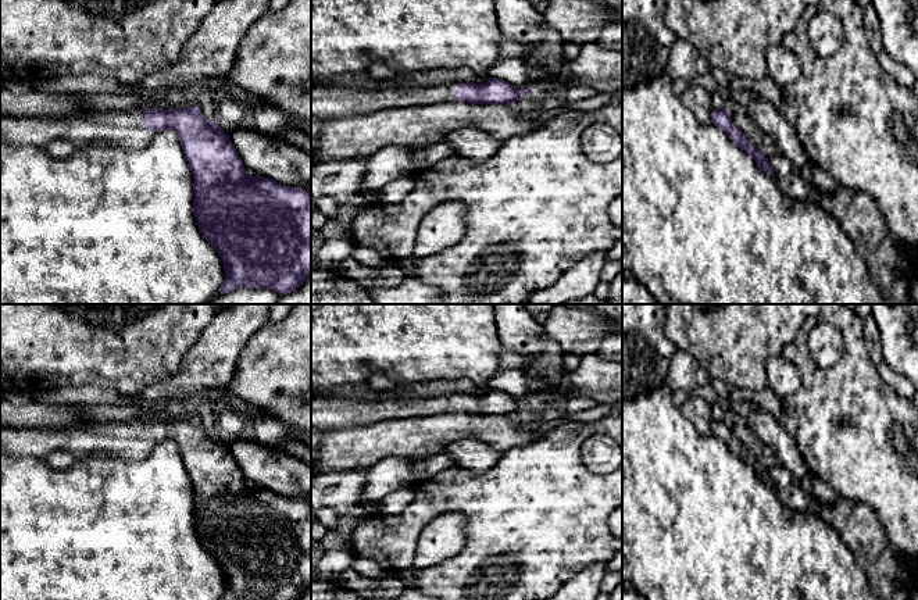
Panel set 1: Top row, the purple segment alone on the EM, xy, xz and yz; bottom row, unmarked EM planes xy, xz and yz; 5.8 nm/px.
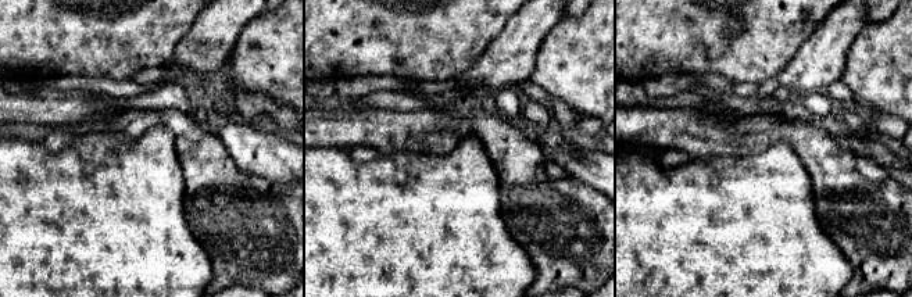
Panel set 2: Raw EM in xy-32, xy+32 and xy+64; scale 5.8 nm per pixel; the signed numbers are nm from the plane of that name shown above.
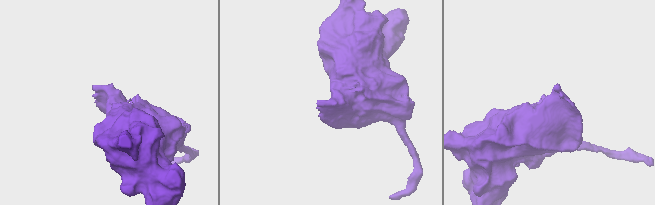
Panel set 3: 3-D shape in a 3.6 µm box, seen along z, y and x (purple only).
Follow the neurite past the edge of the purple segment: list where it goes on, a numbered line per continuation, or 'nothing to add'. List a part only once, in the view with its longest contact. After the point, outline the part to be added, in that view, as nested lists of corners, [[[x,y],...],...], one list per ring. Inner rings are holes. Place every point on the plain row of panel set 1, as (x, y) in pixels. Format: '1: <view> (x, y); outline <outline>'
1: xy (125, 440); outline [[[143,419],[125,422],[86,422],[65,429],[0,426],[0,454],[14,457],[47,458],[54,450],[67,450],[75,460],[104,454],[118,457],[125,461],[139,461],[144,458],[156,443],[143,433]]]

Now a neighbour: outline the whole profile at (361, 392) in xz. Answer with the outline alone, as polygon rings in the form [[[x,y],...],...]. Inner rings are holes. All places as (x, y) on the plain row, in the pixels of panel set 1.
[[[471,379],[458,381],[433,381],[426,383],[412,383],[406,386],[396,386],[387,392],[375,392],[368,382],[339,386],[328,390],[311,389],[311,397],[315,399],[353,399],[356,401],[383,401],[400,399],[429,399],[453,394],[486,394],[490,390],[489,385],[479,386]]]

